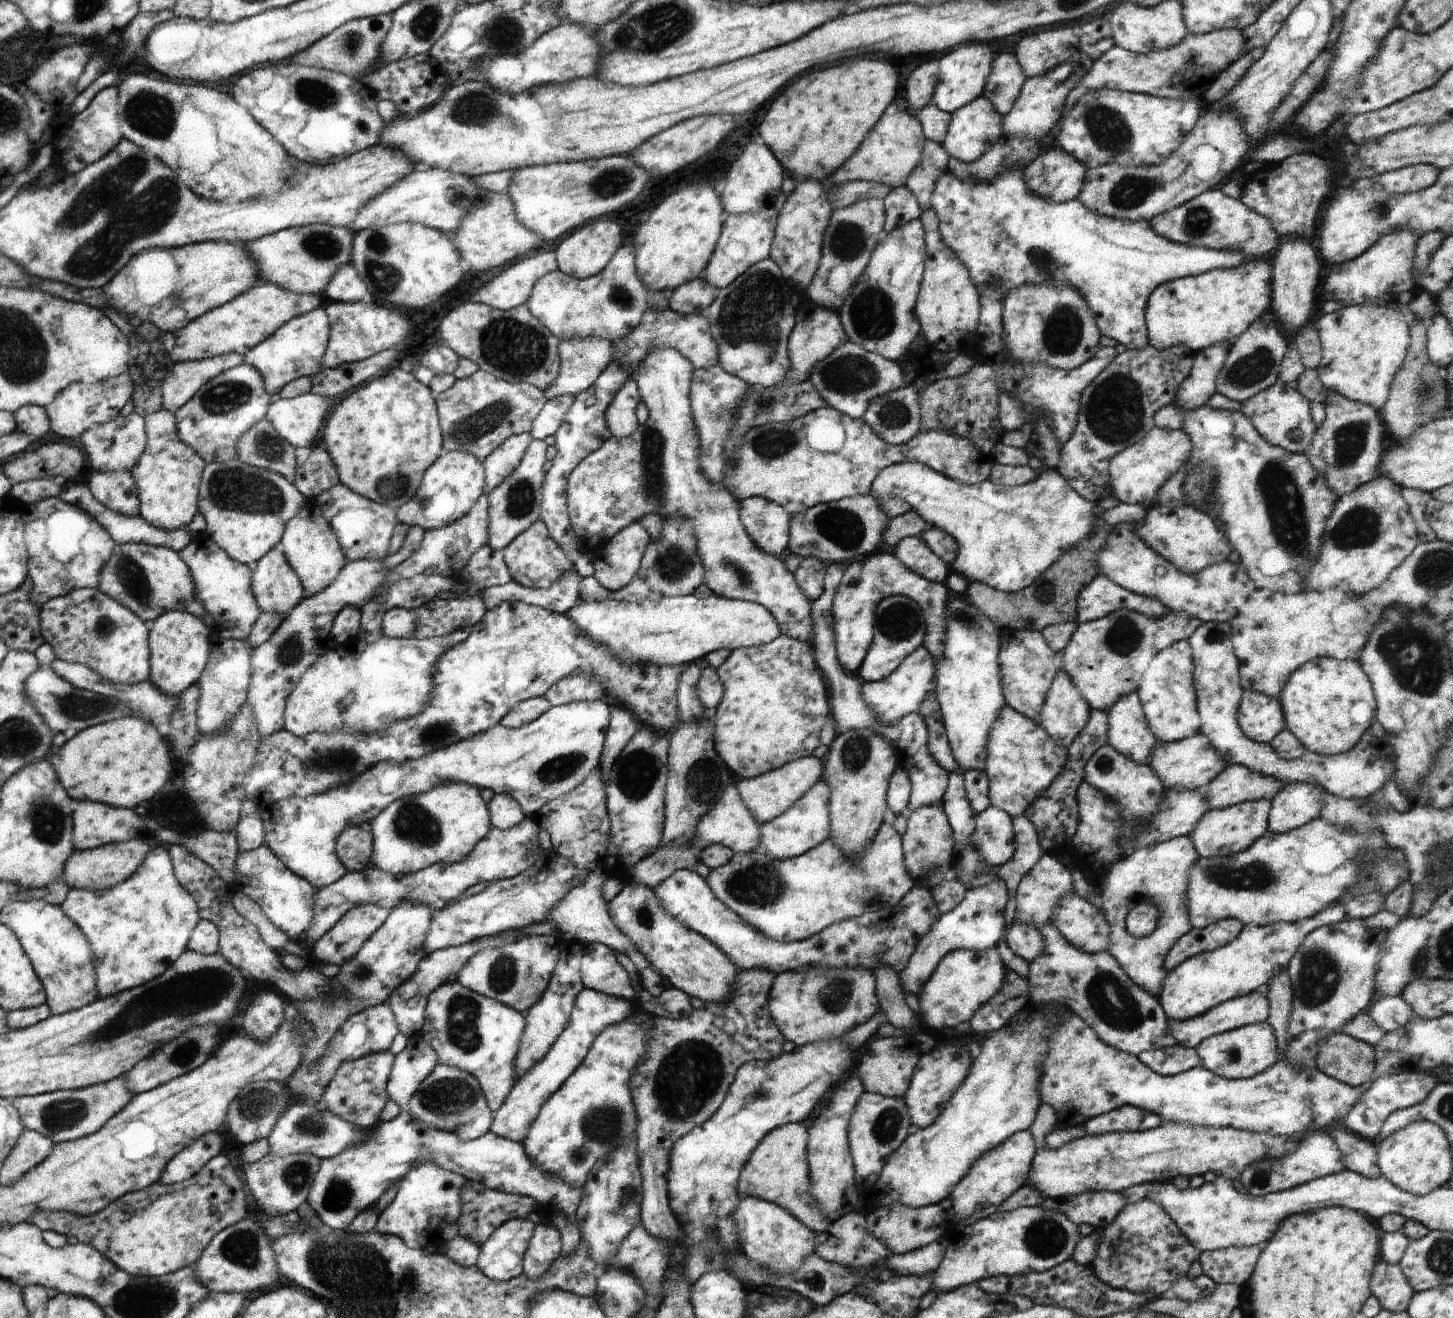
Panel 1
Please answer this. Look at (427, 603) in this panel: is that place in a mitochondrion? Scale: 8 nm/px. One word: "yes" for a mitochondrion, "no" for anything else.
no

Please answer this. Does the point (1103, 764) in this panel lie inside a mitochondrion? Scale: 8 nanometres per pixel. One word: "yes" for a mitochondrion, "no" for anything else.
no

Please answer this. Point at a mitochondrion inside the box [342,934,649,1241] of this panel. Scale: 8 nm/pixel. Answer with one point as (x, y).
(601, 1123)

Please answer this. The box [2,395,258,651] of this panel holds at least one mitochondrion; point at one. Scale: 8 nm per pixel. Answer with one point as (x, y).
(130, 575)

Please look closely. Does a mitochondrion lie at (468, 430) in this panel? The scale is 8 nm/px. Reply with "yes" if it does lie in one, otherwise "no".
yes

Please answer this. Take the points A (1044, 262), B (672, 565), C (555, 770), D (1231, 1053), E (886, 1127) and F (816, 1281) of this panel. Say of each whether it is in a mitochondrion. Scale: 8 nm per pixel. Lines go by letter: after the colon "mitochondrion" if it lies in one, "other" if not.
A: mitochondrion
B: mitochondrion
C: mitochondrion
D: mitochondrion
E: mitochondrion
F: other

